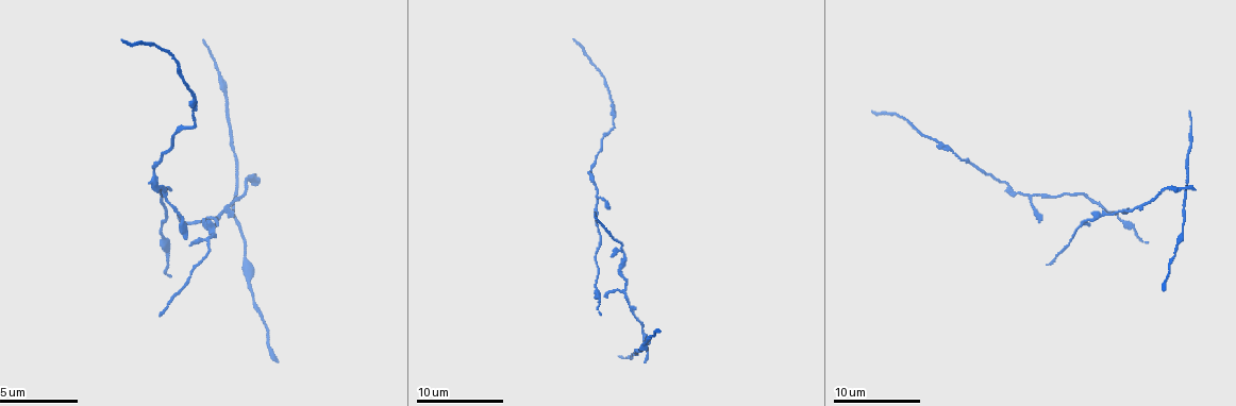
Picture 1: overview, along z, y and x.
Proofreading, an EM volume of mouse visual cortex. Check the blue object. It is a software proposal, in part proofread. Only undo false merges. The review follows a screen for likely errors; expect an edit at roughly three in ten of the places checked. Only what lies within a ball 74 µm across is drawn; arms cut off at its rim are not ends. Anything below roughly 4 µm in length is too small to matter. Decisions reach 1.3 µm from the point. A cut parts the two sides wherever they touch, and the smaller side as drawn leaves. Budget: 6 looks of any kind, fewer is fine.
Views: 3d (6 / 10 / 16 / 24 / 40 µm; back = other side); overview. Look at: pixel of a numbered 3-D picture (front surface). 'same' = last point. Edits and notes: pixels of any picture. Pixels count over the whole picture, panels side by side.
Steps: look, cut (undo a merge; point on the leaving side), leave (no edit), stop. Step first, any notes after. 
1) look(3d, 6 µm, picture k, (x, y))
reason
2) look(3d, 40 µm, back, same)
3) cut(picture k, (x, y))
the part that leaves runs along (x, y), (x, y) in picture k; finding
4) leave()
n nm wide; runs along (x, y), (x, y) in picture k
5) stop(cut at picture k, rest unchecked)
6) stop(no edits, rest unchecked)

look(3d, 16 µm, picture 1, (624, 290))
a fork

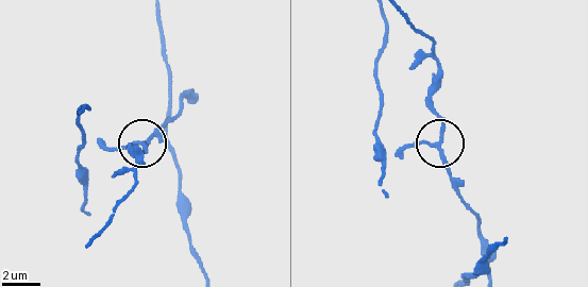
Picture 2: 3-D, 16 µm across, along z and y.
look(3d, 16 µm, back, picture 2, (438, 145))

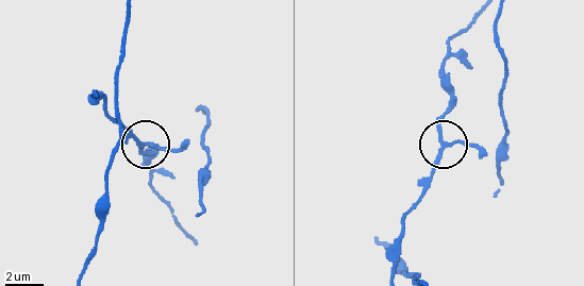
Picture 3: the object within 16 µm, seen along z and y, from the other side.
leave()
3 arms; all the same cell

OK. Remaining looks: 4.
look(3d, 6 µm, picture 1, (235, 175))

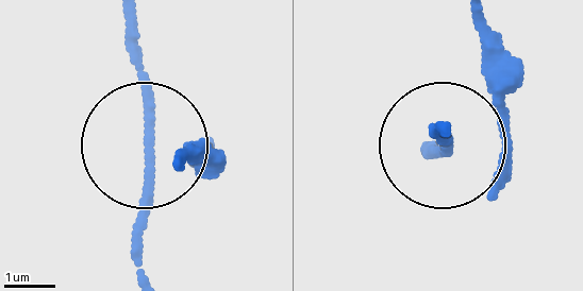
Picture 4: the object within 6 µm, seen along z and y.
look(3d, 6 µm, back, picture 4, (149, 152))

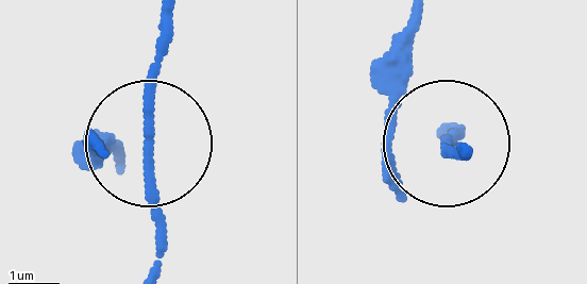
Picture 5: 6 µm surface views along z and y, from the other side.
leave()
120 nm wide; runs along (417, 13), (396, 128), (459, 152) in picture 5; all the same cell

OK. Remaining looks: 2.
look(3d, 10 µm, picture 1, (624, 253))
calibre changes

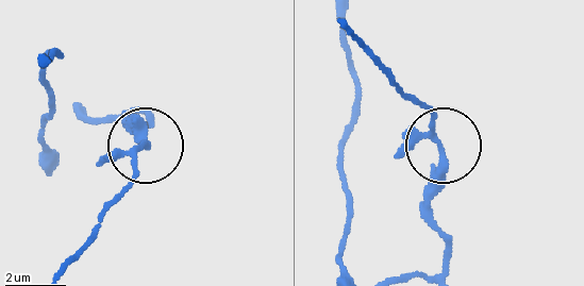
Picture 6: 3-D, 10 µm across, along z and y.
leave()
180 nm wide; runs along (419, 275), (441, 257), (427, 196), (441, 150), (421, 100) in picture 6; all the same cell

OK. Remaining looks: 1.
stop(no edits, rest unchecked)

